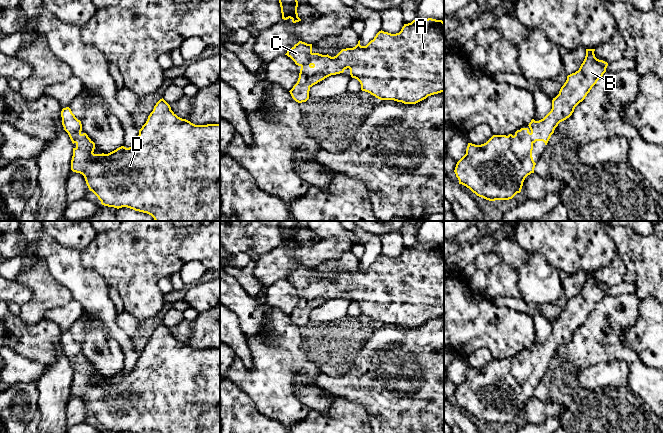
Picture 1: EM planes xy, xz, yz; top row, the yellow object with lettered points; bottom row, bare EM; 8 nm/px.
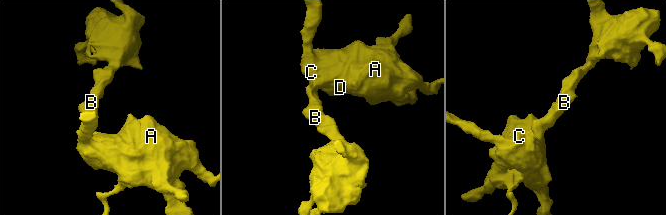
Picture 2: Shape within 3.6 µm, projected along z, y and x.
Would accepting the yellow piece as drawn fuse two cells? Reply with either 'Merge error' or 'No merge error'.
No merge error

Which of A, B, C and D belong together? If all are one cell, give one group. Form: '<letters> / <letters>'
A B C D

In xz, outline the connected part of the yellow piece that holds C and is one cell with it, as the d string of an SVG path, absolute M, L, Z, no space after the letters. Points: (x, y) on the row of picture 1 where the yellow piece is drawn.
M416 18L404 24L401 31L391 34L379 31L366 46L358 44L342 49L336 56L312 52L312 44L299 41L285 54L300 66L297 83L289 91L298 102L309 99L310 88L325 78L350 69L352 78L361 84L361 90L380 100L394 100L416 104L428 96L444 92L444 22L432 18Z

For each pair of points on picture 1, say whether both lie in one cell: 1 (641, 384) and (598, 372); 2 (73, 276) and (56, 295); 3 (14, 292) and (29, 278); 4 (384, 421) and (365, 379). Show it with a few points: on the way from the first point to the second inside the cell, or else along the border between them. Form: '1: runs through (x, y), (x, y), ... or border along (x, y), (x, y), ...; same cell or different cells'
1: border along (614, 360), (623, 360), (627, 365), (627, 387); different cells
2: border along (48, 268), (52, 276), (69, 291), (72, 299); different cells
3: border along (15, 280), (31, 291), (31, 297), (22, 305); different cells
4: runs through (384, 411), (384, 398), (375, 389); same cell

